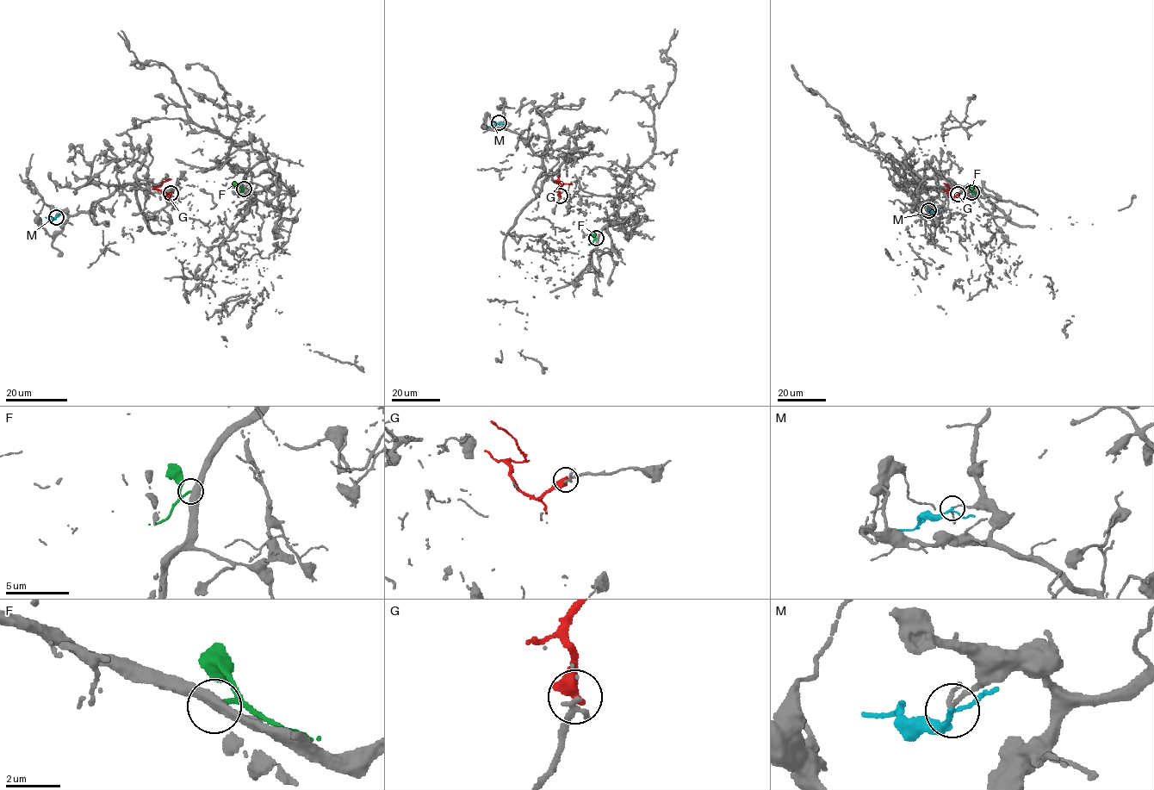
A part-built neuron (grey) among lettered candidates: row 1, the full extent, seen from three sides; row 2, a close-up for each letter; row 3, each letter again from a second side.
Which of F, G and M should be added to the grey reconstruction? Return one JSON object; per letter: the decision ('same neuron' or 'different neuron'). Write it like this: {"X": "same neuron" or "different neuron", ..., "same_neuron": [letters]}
{"F": "different neuron", "G": "different neuron", "M": "different neuron", "same_neuron": []}

